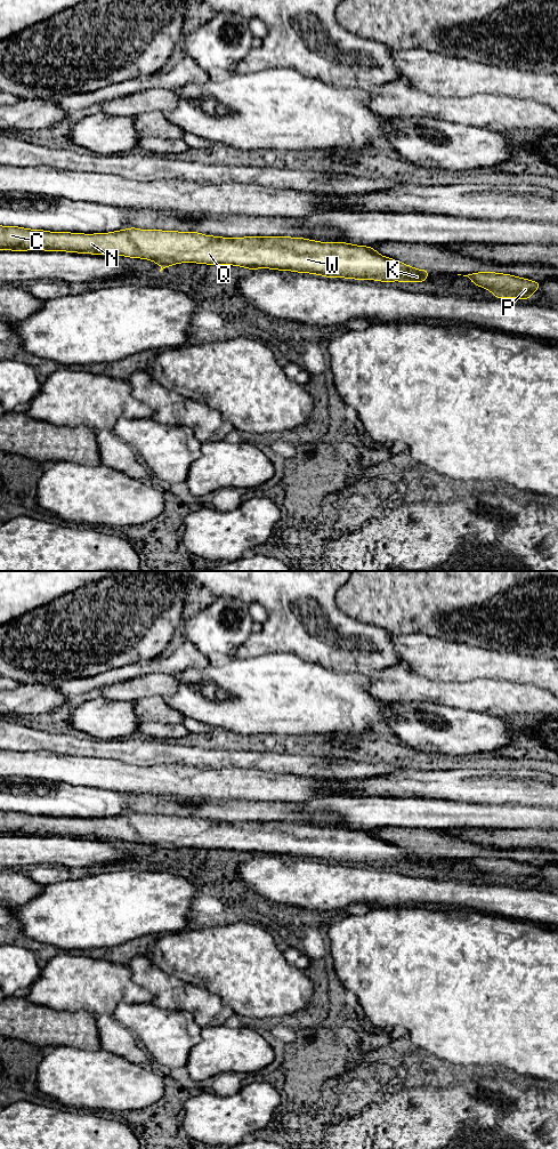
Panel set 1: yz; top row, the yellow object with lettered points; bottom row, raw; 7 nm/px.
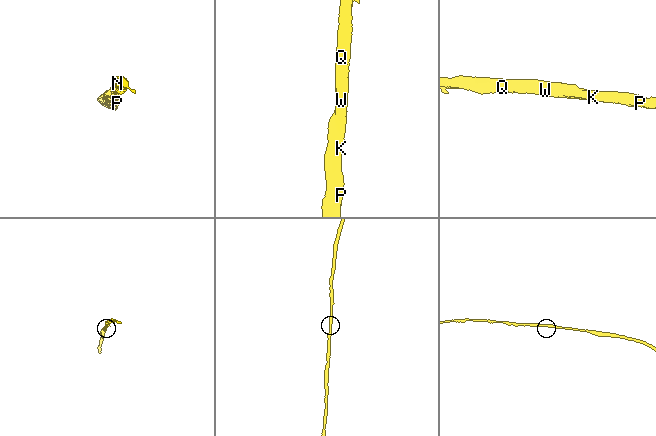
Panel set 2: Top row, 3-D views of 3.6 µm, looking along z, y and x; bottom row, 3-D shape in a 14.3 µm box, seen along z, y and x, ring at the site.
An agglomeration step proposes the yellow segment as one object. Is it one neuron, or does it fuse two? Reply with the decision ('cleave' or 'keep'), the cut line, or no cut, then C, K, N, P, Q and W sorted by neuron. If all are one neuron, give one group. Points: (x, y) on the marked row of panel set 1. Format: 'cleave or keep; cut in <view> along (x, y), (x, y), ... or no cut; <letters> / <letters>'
keep; no cut; C K N P Q W

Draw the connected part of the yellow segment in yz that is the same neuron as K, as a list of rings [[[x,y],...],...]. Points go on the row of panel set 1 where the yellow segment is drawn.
[[[0,226],[0,250],[126,256],[153,260],[161,265],[160,272],[179,263],[197,263],[382,282],[424,282],[431,273],[381,256],[371,247],[346,242],[290,236],[221,238],[136,227],[83,234]]]

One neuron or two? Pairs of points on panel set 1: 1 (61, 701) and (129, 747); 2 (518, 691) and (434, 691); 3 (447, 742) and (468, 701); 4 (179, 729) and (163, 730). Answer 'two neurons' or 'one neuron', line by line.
1: two neurons
2: one neuron
3: two neurons
4: one neuron

